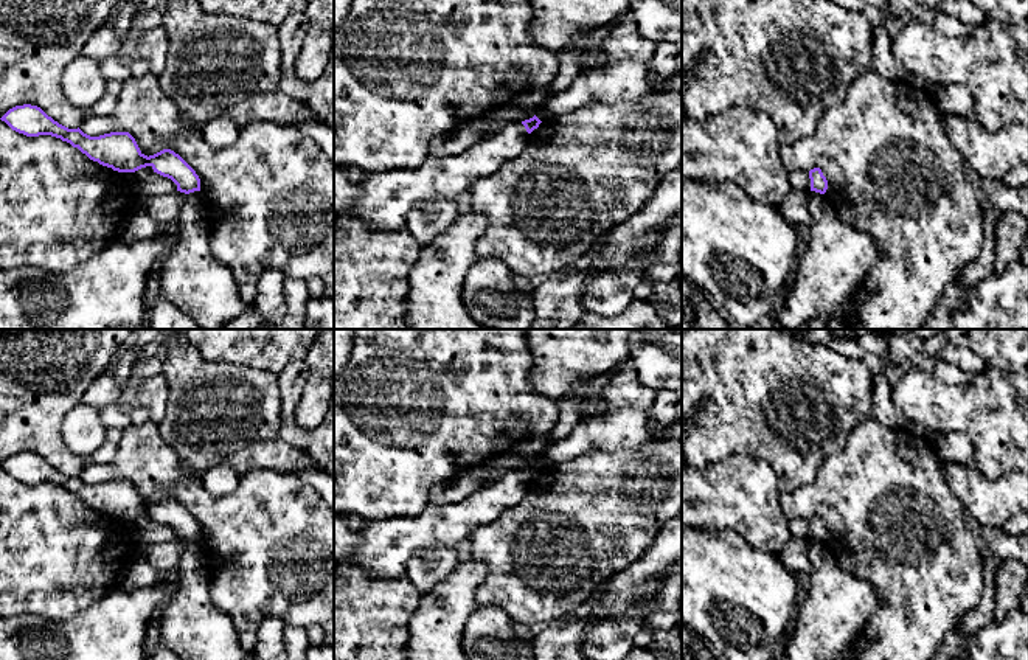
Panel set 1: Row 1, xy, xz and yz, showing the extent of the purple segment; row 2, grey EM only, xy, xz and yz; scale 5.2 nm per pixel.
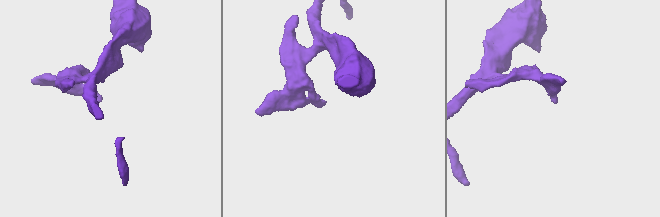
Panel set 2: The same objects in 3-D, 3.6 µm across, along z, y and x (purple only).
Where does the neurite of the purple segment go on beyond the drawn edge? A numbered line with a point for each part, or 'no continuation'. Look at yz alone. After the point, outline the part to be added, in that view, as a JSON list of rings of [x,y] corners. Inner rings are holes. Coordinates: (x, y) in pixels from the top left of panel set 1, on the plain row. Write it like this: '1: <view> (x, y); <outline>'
no continuation

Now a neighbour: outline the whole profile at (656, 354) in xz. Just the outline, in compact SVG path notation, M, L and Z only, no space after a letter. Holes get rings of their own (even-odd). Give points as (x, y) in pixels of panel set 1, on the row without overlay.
M630 329L629 362L643 385L682 399L682 329Z

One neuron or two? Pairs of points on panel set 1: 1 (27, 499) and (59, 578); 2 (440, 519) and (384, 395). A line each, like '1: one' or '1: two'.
1: one
2: two

